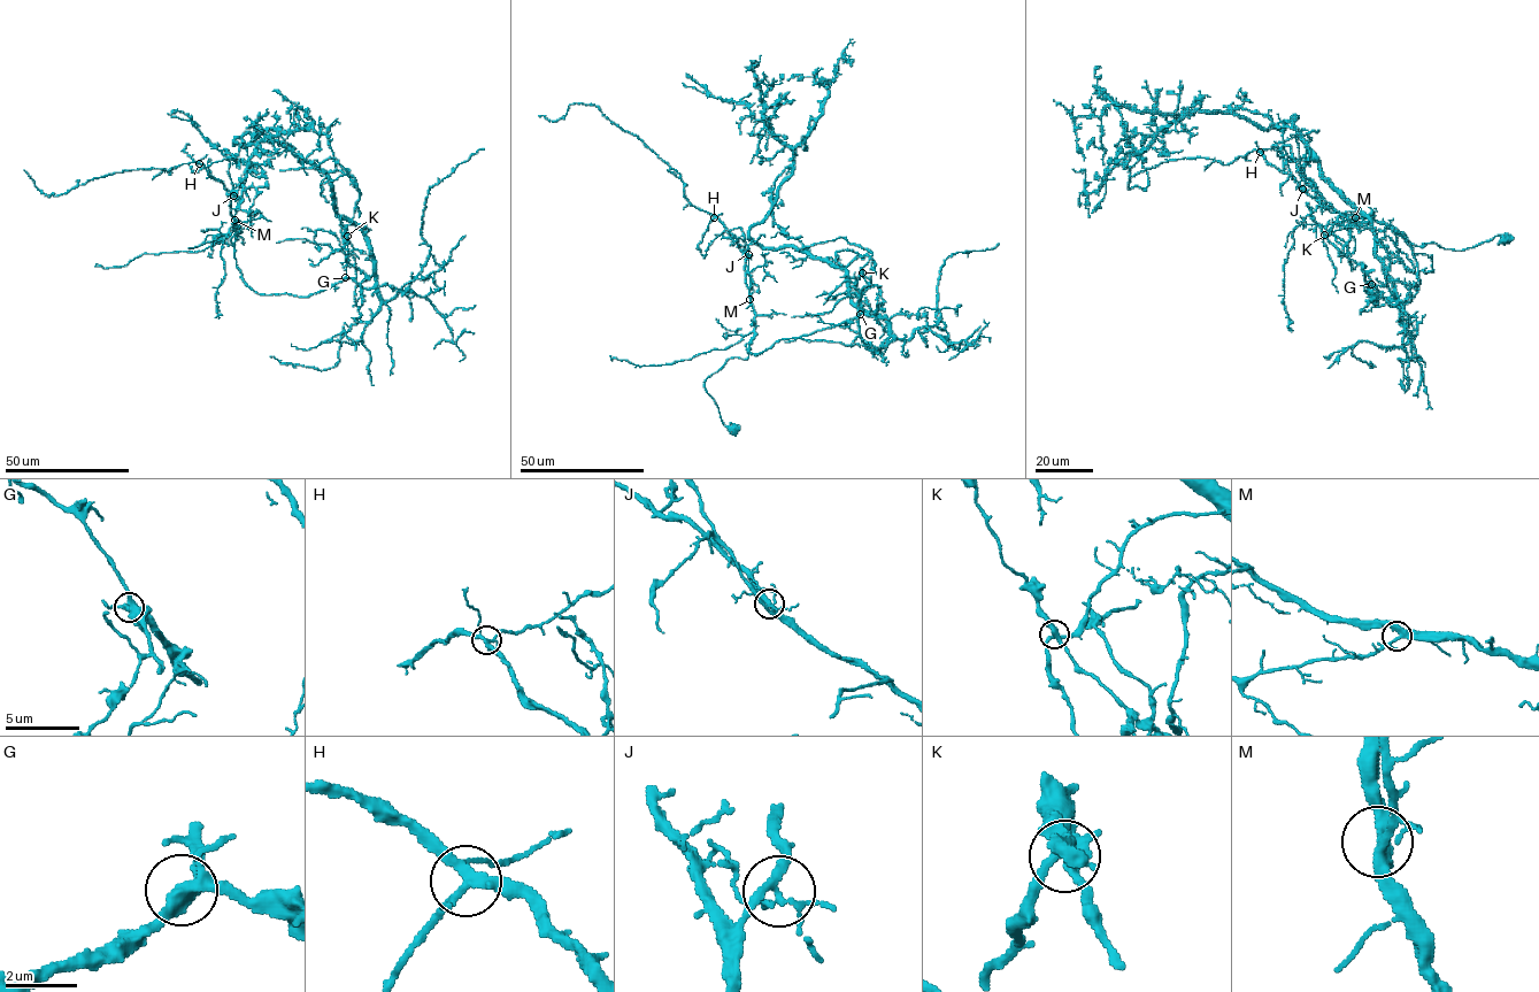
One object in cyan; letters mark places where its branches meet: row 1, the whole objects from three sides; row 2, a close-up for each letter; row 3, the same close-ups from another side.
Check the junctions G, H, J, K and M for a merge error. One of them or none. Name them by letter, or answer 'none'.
K

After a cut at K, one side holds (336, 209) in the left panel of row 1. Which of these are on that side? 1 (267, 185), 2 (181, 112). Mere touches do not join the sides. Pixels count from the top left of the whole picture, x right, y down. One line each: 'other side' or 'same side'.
1: same side
2: same side

